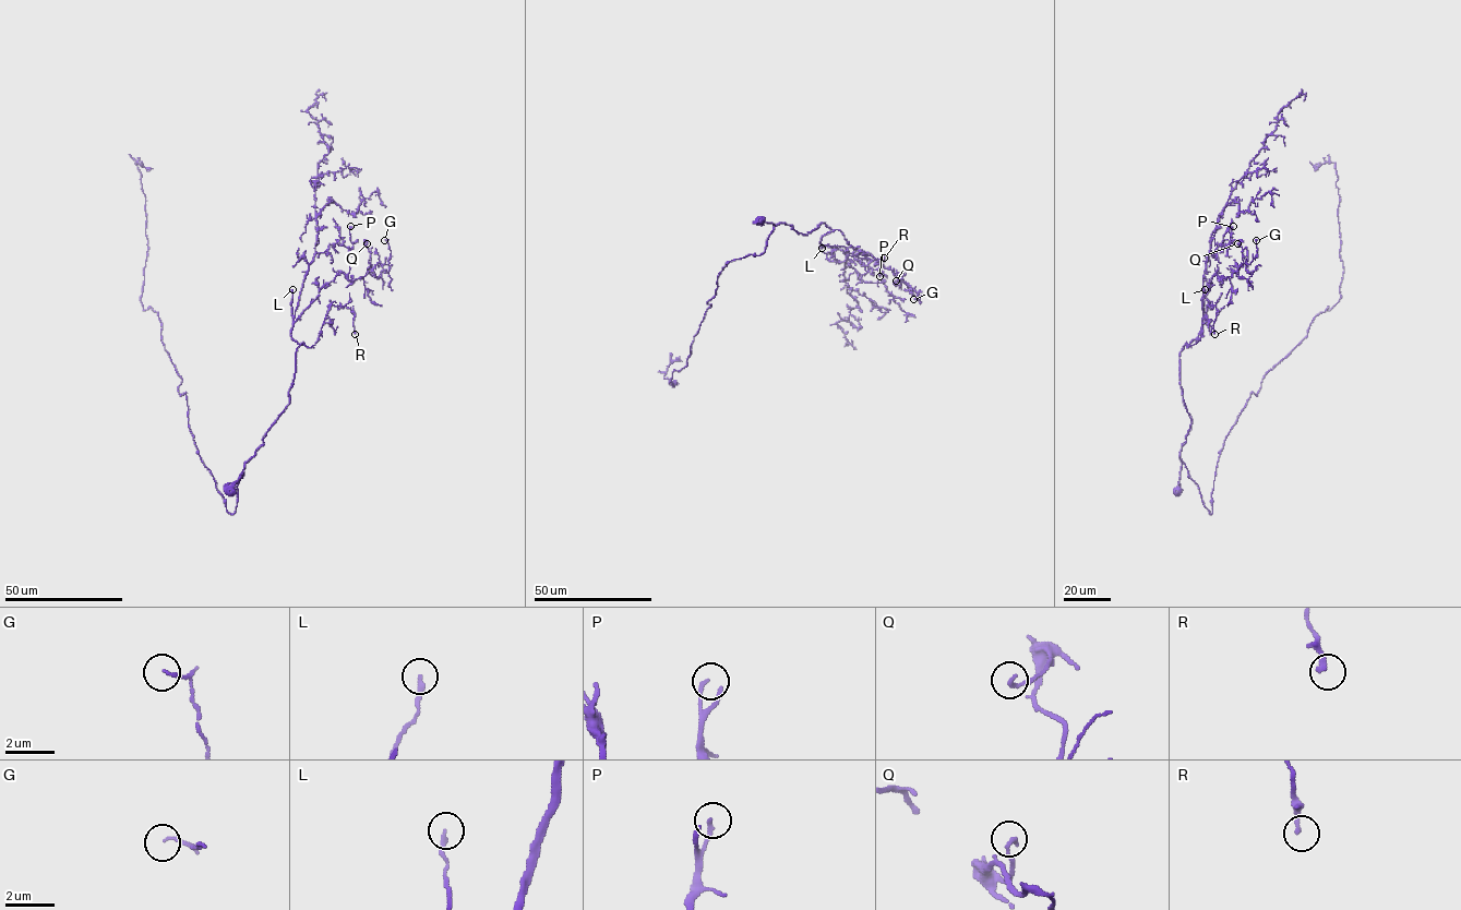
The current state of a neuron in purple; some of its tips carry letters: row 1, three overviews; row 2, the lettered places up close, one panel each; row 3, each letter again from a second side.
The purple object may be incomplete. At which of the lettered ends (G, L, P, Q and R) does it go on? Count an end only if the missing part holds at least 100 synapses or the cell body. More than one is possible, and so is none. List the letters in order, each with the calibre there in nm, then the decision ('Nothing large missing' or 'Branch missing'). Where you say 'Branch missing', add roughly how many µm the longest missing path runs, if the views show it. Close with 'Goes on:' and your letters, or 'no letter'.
G: Thickness 100 nm. Nothing large missing
L: Thickness 180 nm. Nothing large missing
P: Thickness 150 nm. Nothing large missing
Q: Thickness 180 nm. Nothing large missing
R: Thickness 190 nm. Nothing large missing
Goes on: no letter

